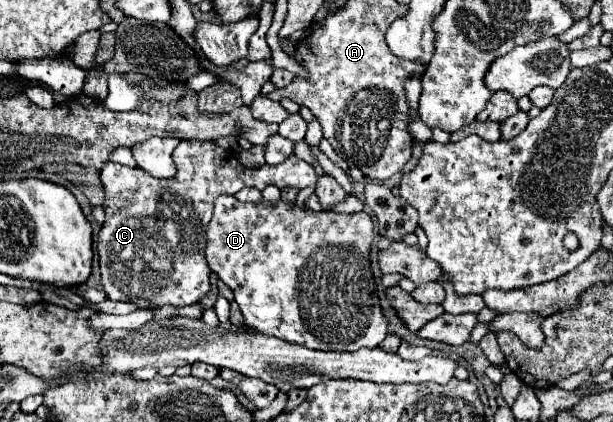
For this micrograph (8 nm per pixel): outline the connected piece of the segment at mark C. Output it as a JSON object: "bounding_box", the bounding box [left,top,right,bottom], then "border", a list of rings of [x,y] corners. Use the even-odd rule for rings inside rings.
{"bounding_box":[97,141,313,307],"border":[[[181,141],[175,149],[177,175],[171,179],[155,179],[143,169],[131,169],[119,163],[105,163],[101,171],[101,183],[105,191],[107,217],[97,239],[97,253],[101,265],[101,283],[109,299],[131,301],[137,307],[185,307],[199,303],[211,289],[211,271],[207,265],[203,247],[205,247],[205,229],[213,215],[213,201],[217,195],[235,195],[243,187],[255,187],[263,191],[267,185],[279,189],[295,187],[303,189],[313,185],[313,167],[299,157],[291,155],[281,165],[263,165],[257,169],[243,167],[231,151],[217,147],[213,141]]]}

